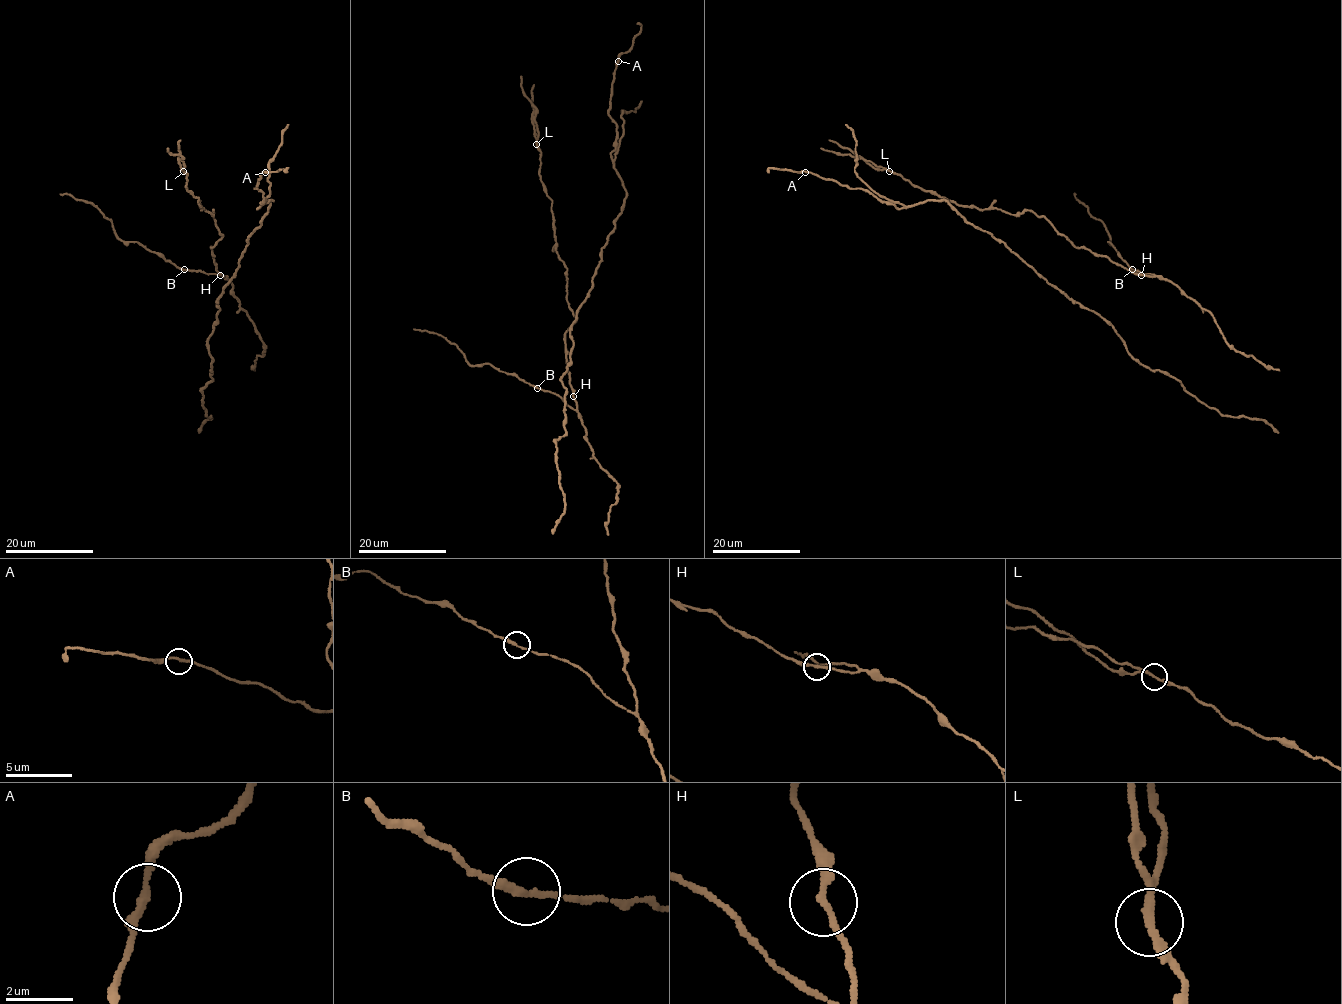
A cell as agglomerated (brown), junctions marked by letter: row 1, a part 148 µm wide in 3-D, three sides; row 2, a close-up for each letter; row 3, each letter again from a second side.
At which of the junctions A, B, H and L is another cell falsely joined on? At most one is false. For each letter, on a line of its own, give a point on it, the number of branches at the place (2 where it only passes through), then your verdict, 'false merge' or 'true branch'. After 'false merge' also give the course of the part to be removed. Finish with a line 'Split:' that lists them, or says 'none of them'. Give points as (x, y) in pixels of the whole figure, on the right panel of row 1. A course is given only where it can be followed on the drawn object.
A: at (805, 172); 2 branches meet; true branch
B: at (1132, 269); 2 branches meet; true branch
H: at (1141, 275); 2 branches meet; true branch
L: at (889, 171); 2 branches meet; false merge; foreign part runs (889, 171), (863, 159), (821, 148)
Split: L

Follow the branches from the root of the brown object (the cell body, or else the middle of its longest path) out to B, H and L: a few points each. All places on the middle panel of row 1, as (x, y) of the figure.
B: (568, 268), (566, 300), (576, 320), (565, 331), (565, 352), (576, 408), (571, 408), (558, 395), (538, 387)
H: (568, 268), (566, 300), (576, 319), (565, 331), (566, 365), (573, 396)
L: (568, 268), (555, 251), (552, 200), (539, 175), (541, 152), (537, 145)

